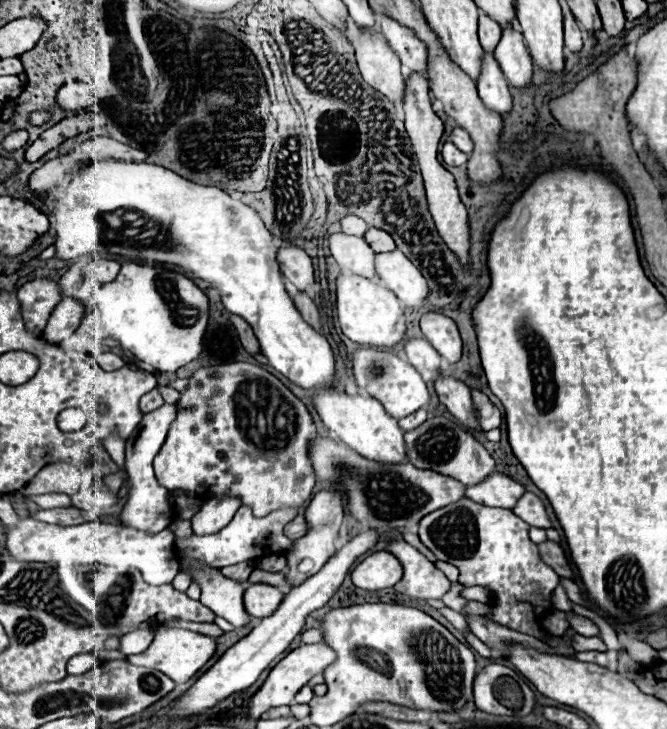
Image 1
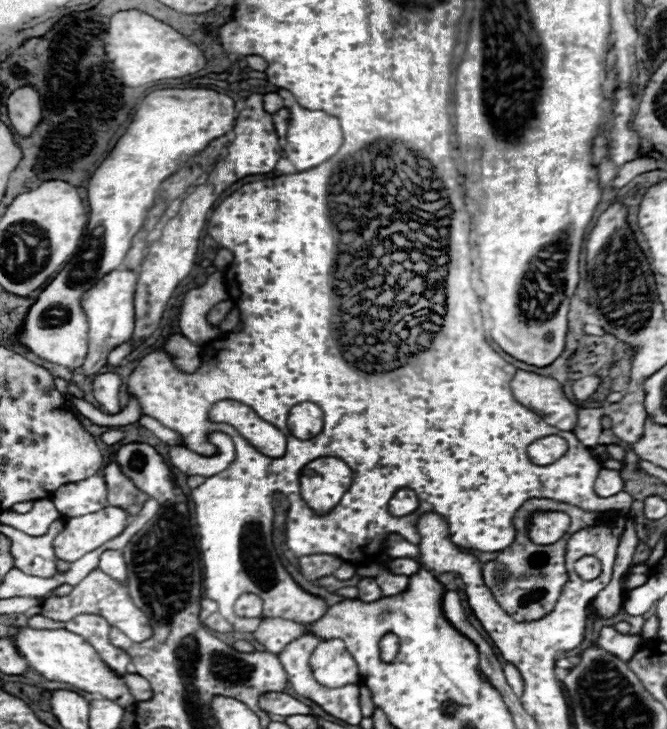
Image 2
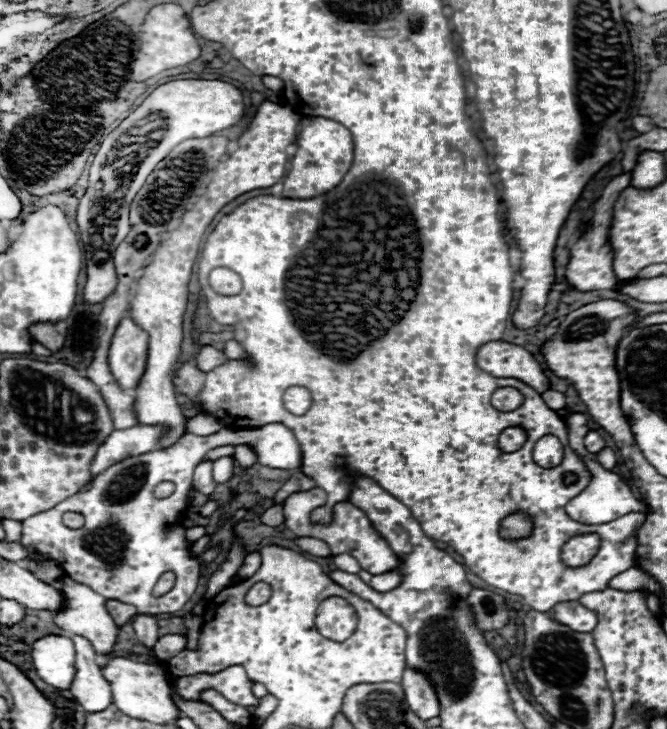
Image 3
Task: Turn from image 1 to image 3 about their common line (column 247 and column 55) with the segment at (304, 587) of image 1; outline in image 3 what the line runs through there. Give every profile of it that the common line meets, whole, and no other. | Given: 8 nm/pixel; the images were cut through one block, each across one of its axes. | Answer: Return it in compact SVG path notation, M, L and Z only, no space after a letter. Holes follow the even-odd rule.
M44 636L32 644L32 662L36 666L36 674L58 690L70 690L76 660L74 660L74 644L64 636Z

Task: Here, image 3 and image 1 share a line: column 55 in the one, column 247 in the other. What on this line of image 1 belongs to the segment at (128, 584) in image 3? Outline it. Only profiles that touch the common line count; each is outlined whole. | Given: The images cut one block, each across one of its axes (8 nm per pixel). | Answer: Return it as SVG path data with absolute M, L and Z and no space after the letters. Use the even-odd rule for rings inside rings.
M240 506L236 516L232 518L232 522L224 530L220 530L220 534L192 536L190 540L184 540L182 544L176 544L176 548L186 550L192 558L200 558L200 560L208 562L214 568L224 568L224 566L232 566L232 564L264 558L268 554L284 554L284 552L290 550L292 540L288 540L282 534L282 530L294 516L296 516L296 510L282 508L282 510L276 510L268 516L264 516L264 518L254 518L252 510L248 506Z

